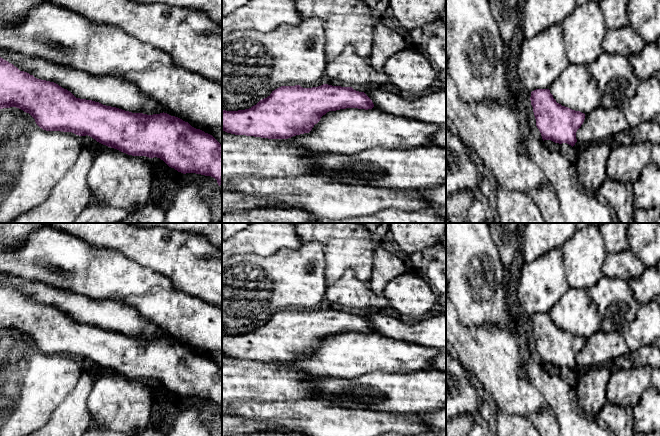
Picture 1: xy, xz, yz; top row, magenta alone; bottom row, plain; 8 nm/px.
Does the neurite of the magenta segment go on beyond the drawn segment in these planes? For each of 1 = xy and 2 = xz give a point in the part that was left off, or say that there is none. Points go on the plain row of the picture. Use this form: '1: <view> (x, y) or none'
1: none
2: none

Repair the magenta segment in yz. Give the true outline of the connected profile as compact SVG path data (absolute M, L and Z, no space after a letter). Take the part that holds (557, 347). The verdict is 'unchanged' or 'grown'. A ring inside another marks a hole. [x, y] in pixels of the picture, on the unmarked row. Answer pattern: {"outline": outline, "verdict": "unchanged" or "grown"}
{"outline": "M549 313L532 315L530 324L543 365L567 367L573 371L577 366L576 356L583 348L585 338L557 327Z", "verdict": "unchanged"}

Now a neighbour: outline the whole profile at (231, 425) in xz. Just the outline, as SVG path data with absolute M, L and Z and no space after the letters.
M222 414L222 436L246 436L258 432L280 432L279 428L253 419Z

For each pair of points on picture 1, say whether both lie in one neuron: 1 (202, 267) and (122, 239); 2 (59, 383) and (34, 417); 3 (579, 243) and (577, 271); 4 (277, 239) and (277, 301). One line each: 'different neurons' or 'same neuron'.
1: same neuron
2: same neuron
3: same neuron
4: same neuron

